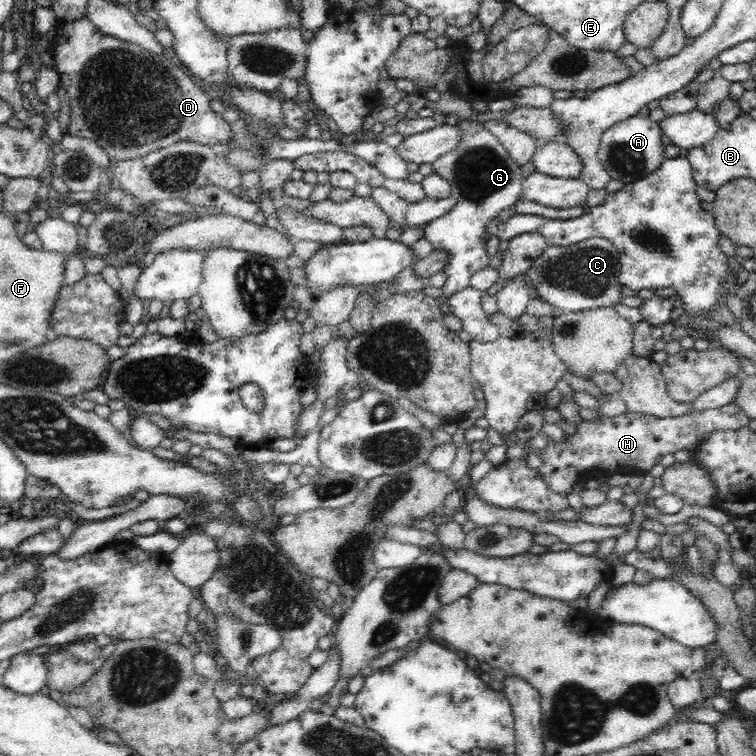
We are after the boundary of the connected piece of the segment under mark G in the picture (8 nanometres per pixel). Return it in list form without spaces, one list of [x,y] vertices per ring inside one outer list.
[[[460,120],[456,126],[461,129],[460,144],[456,144],[456,148],[446,152],[444,156],[440,156],[431,164],[433,173],[438,174],[450,184],[451,198],[455,204],[450,212],[444,213],[440,218],[423,226],[423,237],[432,244],[433,250],[445,250],[449,254],[447,265],[443,268],[446,281],[441,287],[447,298],[468,287],[472,275],[490,264],[486,243],[481,241],[482,236],[487,236],[486,224],[490,224],[490,220],[494,220],[499,212],[519,201],[525,180],[521,166],[511,159],[499,138],[490,133],[484,123]]]

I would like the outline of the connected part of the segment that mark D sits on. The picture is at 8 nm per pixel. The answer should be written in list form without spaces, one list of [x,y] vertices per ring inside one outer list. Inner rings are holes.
[[[88,17],[80,20],[59,21],[58,38],[52,55],[56,61],[56,71],[70,97],[69,134],[86,140],[92,140],[108,152],[109,160],[132,160],[148,152],[170,146],[179,140],[198,142],[203,145],[216,146],[232,143],[234,149],[241,146],[231,140],[232,129],[223,116],[214,113],[210,100],[214,97],[196,82],[184,70],[176,53],[166,48],[166,55],[157,55],[121,40],[104,34],[98,29],[99,24]]]

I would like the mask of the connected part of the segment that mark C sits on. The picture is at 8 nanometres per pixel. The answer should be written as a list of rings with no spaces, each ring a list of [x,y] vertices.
[[[592,237],[568,246],[547,246],[526,275],[535,284],[536,296],[549,302],[557,312],[580,312],[621,303],[620,271],[620,255],[614,243]]]

